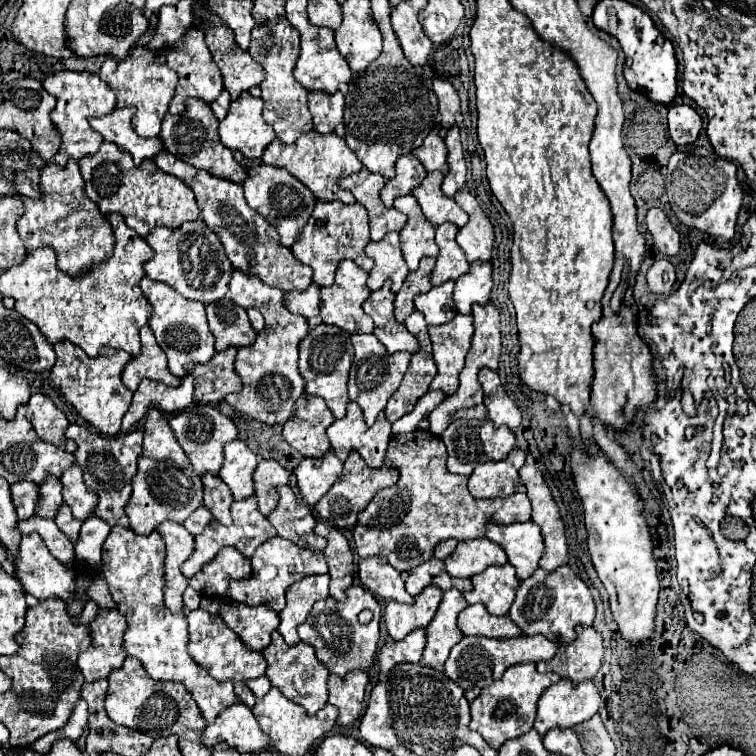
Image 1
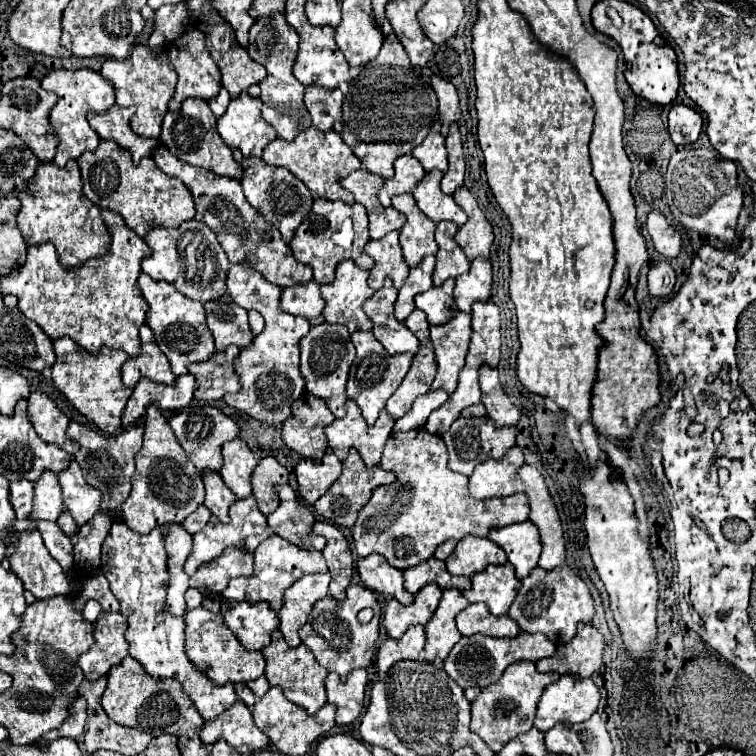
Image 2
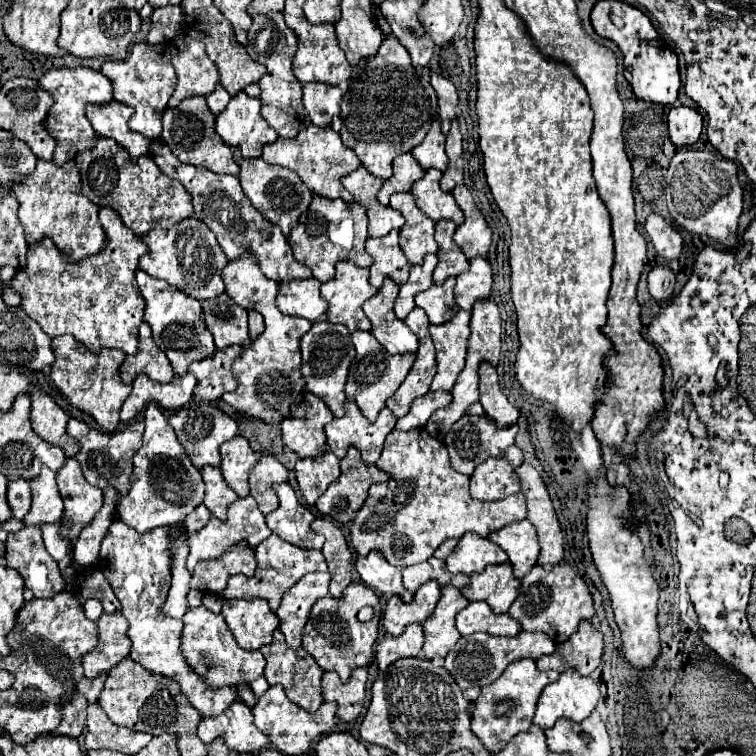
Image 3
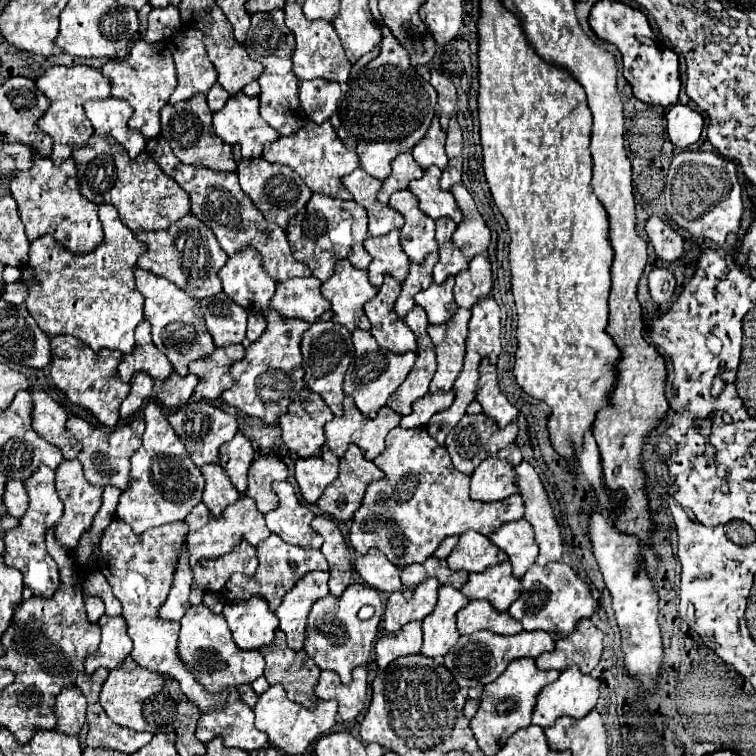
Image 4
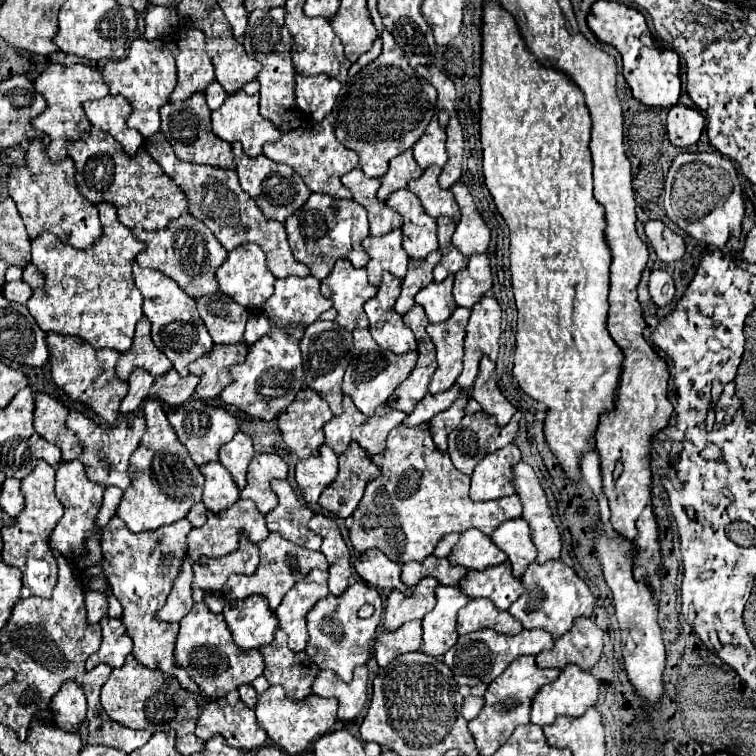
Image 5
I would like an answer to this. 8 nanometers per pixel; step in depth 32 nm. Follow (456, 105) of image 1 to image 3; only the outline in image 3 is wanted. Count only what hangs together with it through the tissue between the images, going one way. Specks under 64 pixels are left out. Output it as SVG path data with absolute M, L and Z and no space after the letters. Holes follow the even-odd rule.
M432 72L432 80L430 82L432 82L432 88L438 94L440 118L452 120L456 116L456 104L458 104L458 94L456 94L454 84L448 78L444 78L444 76L436 74L436 72Z

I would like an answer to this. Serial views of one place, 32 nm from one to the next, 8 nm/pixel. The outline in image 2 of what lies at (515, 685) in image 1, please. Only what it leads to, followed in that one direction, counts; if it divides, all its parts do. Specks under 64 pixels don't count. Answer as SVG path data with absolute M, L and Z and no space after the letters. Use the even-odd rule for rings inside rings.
M530 660L512 664L512 668L508 668L508 672L504 672L504 676L496 684L482 688L478 698L472 702L470 730L478 734L492 752L500 752L508 740L532 728L532 720L536 716L536 704L538 704L540 694L544 692L548 684L556 682L558 678L560 674L556 672L544 672L544 674L538 672L536 664Z

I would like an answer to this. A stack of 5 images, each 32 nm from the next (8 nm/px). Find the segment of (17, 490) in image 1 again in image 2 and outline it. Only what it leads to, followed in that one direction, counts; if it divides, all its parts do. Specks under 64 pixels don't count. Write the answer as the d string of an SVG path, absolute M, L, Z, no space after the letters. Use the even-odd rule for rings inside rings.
M18 480L10 482L10 504L18 520L24 520L32 510L32 482Z

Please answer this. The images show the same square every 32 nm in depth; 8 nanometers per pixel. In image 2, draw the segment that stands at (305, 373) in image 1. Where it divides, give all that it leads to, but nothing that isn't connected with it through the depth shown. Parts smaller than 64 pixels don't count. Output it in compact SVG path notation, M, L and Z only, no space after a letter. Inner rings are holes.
M328 322L312 326L310 332L300 340L300 352L302 352L300 354L300 372L306 380L306 392L322 398L326 402L326 406L330 408L330 412L336 418L342 418L346 414L344 402L348 400L348 396L346 396L348 370L356 356L348 328L328 324Z

